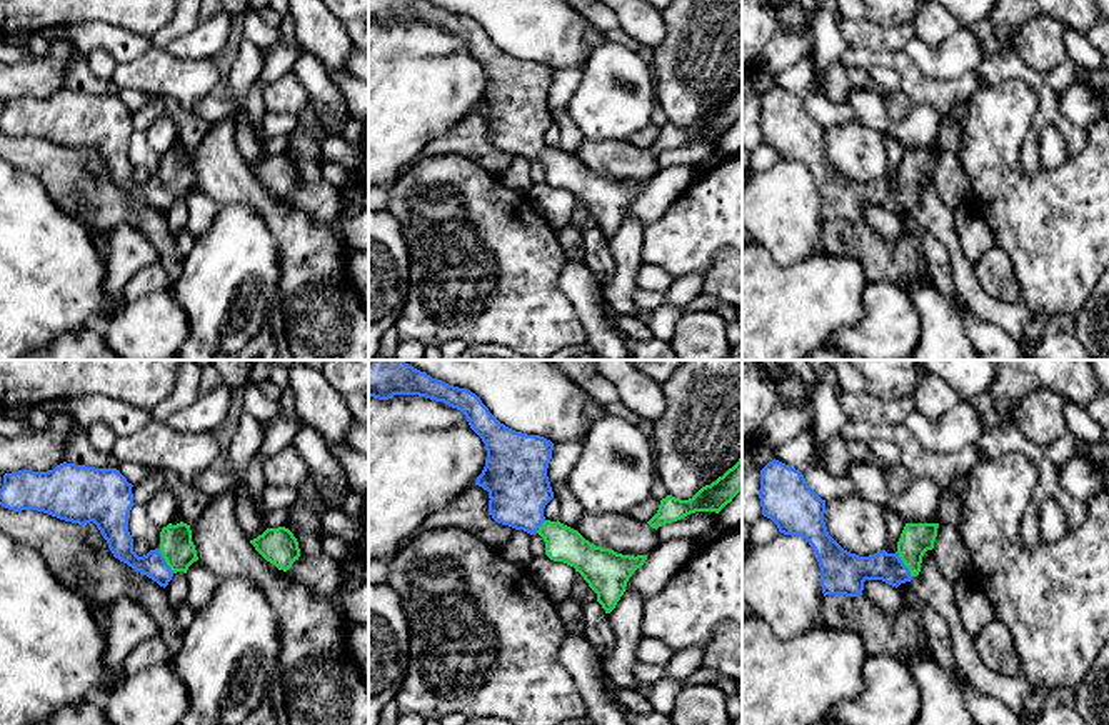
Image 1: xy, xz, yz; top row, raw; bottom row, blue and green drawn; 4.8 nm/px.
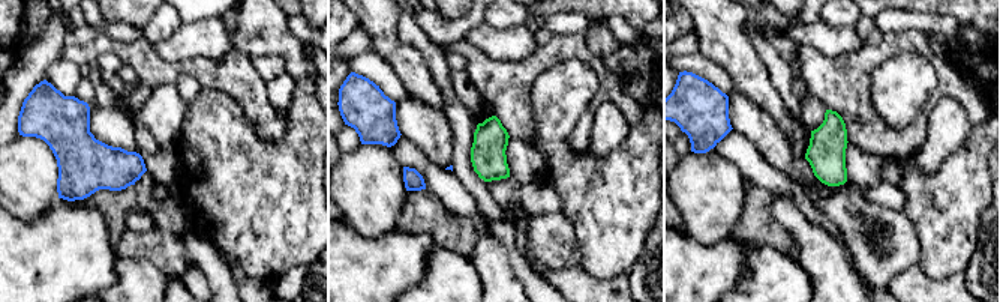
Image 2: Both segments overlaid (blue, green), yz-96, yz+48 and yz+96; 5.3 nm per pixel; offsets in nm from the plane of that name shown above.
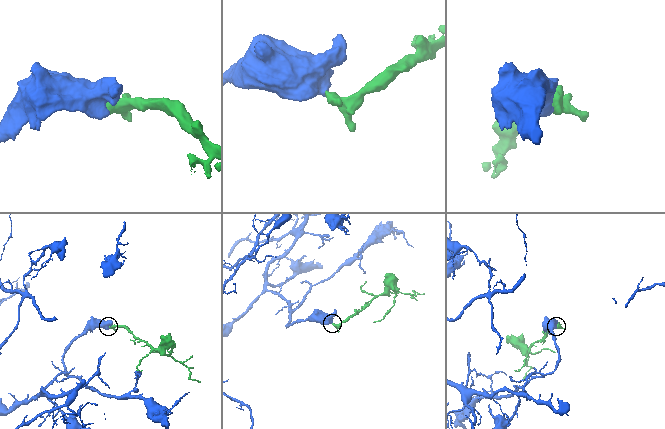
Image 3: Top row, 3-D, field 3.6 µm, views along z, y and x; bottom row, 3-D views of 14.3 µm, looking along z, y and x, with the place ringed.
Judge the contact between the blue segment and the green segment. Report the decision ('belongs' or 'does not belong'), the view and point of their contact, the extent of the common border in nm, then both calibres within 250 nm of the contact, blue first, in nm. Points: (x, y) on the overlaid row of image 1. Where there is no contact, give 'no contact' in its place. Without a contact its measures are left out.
belongs | yz (904, 565) | 150 nm | 160/160 nm

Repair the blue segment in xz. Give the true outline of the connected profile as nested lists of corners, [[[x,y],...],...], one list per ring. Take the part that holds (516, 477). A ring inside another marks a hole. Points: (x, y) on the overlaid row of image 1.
[[[369,360],[369,397],[389,400],[394,395],[419,395],[435,402],[444,402],[460,410],[470,428],[482,438],[487,450],[485,467],[475,485],[489,492],[489,512],[492,518],[515,530],[530,535],[539,533],[545,542],[545,555],[554,562],[564,562],[579,572],[589,587],[597,593],[597,602],[605,613],[610,613],[625,592],[632,573],[644,565],[647,555],[622,555],[610,548],[595,547],[577,530],[544,517],[545,505],[554,498],[547,477],[554,443],[540,435],[515,432],[500,423],[482,400],[467,388],[449,385],[432,378],[425,372],[414,368],[404,360]]]

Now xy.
[[[60,463],[48,472],[18,470],[3,475],[0,505],[37,510],[65,522],[93,522],[115,558],[167,587],[177,572],[187,573],[198,560],[190,525],[168,523],[160,532],[160,547],[138,557],[128,532],[133,503],[132,483],[117,468]]]

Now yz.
[[[772,460],[760,470],[759,490],[762,515],[770,518],[780,533],[799,535],[809,542],[817,555],[820,567],[820,587],[825,595],[859,597],[864,590],[866,580],[882,580],[892,587],[911,582],[921,572],[922,557],[927,550],[934,548],[939,523],[906,523],[897,542],[897,552],[887,553],[886,550],[859,557],[844,550],[827,532],[824,513],[825,500],[822,500],[805,482],[804,475],[779,462]]]

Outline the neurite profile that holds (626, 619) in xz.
[[[625,590],[607,617],[615,635],[615,650],[602,660],[604,673],[617,687],[640,687],[632,675],[632,667],[637,662],[637,645],[642,638],[644,602],[635,592]]]

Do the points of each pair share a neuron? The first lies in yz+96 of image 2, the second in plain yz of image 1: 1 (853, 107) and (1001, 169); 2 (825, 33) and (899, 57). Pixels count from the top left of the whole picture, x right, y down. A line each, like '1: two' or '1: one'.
1: two
2: two

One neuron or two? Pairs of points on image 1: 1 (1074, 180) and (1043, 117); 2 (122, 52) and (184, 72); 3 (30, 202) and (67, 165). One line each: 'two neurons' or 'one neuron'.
1: two neurons
2: two neurons
3: two neurons

